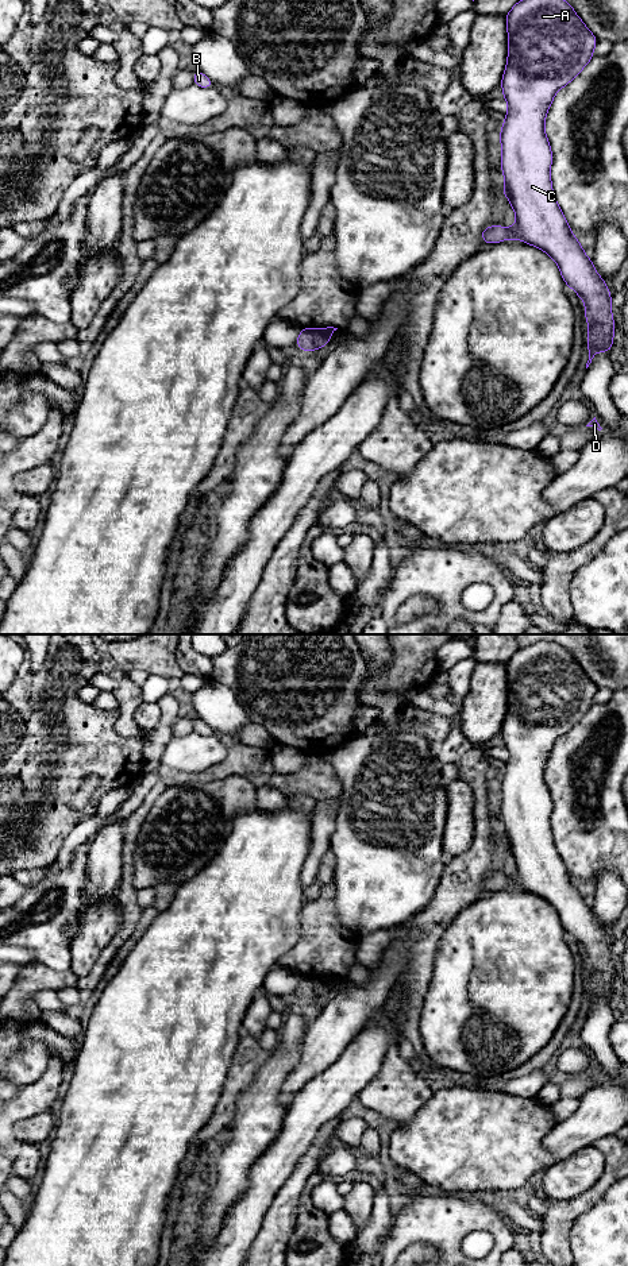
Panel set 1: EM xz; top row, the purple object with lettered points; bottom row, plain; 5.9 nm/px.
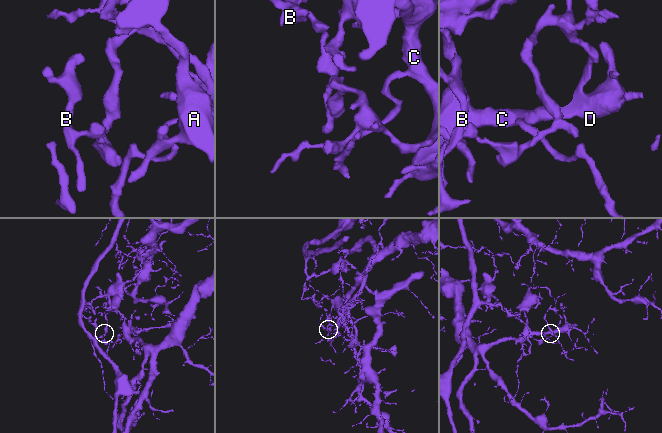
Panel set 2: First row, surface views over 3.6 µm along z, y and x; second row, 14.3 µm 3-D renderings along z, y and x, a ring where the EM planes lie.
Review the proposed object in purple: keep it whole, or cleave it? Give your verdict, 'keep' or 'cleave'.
cleave

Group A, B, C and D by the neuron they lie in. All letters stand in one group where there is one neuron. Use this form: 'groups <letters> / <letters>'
groups A C D / B

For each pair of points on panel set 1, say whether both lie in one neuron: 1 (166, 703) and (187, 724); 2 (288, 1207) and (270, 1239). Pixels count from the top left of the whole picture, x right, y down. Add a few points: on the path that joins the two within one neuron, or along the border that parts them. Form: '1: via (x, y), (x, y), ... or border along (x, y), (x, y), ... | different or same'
1: border along (180, 717), (172, 728), (172, 734) | different
2: via (282, 1215), (276, 1231) | same

